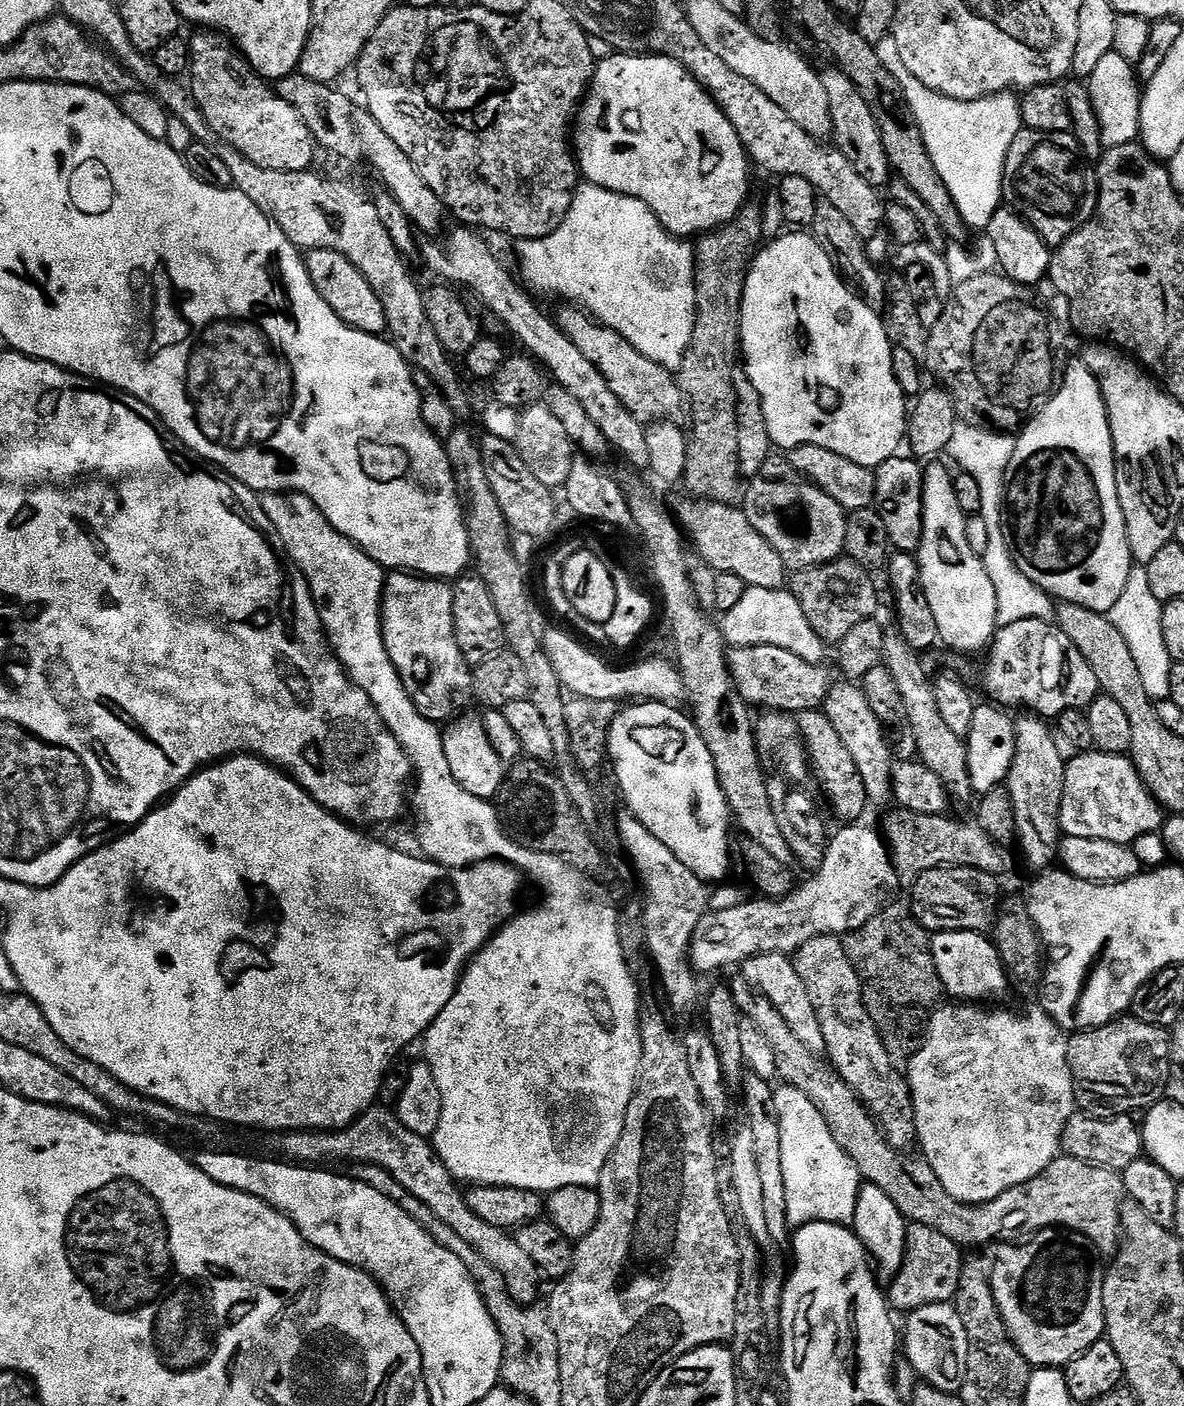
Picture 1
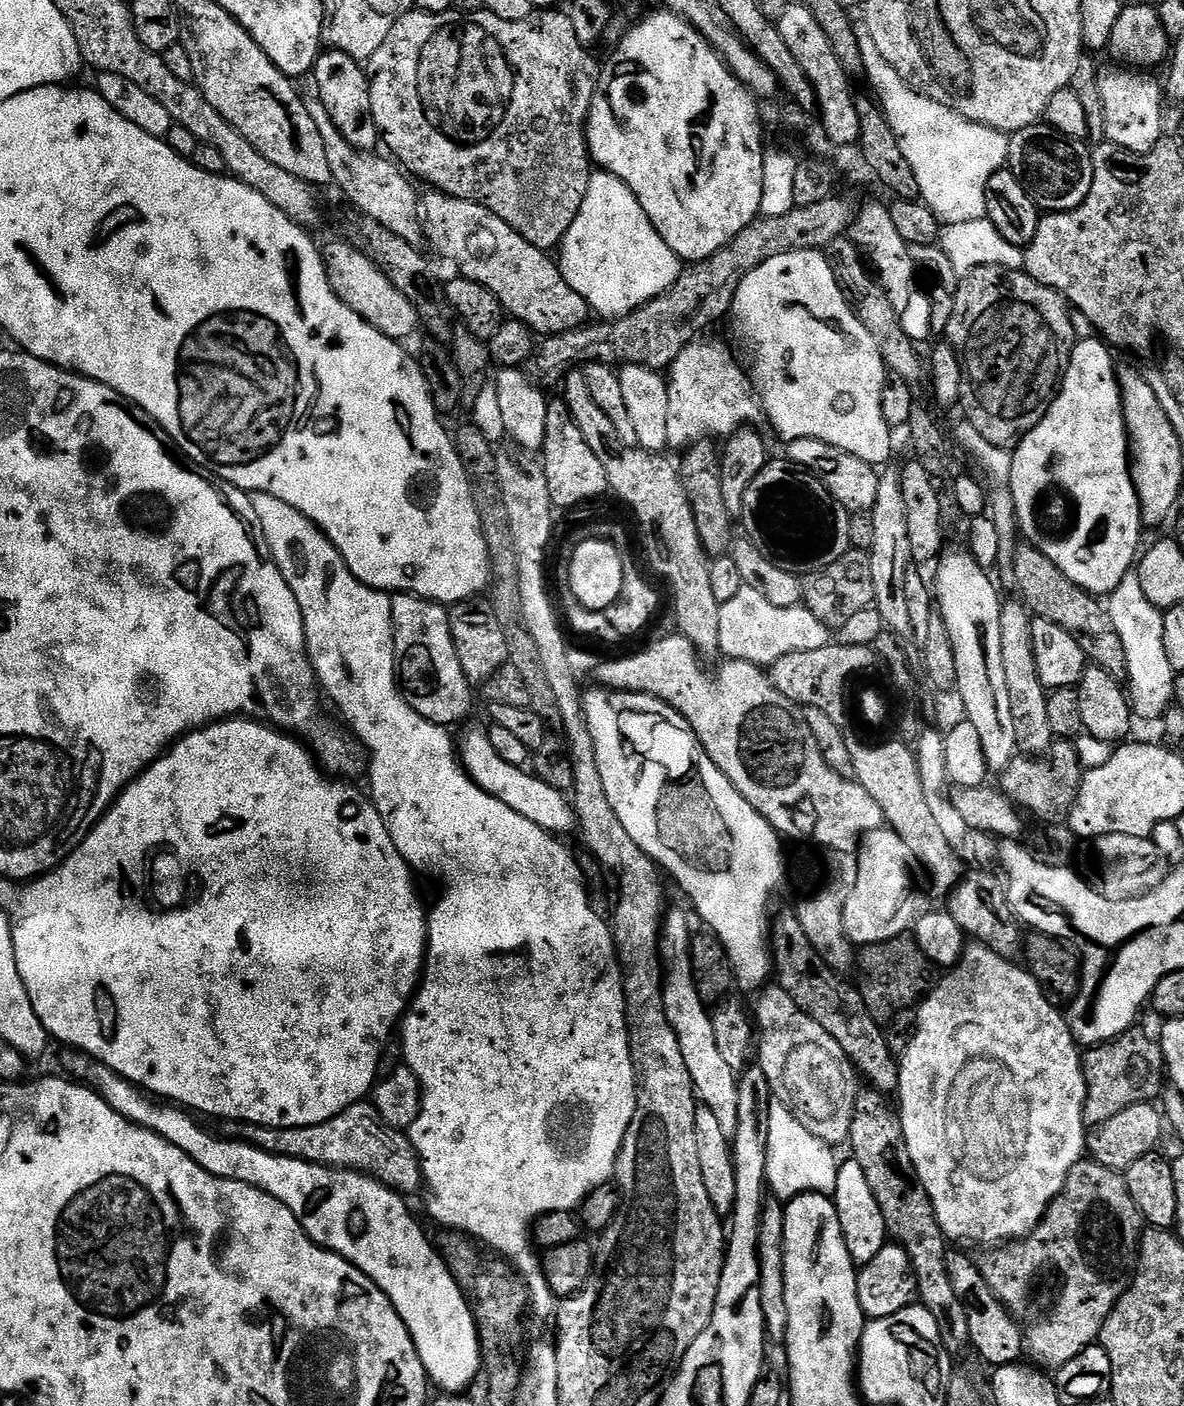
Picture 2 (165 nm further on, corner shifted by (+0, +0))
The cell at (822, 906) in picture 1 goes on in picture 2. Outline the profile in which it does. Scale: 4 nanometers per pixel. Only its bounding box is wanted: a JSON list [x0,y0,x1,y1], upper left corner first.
[843,827,913,948]

